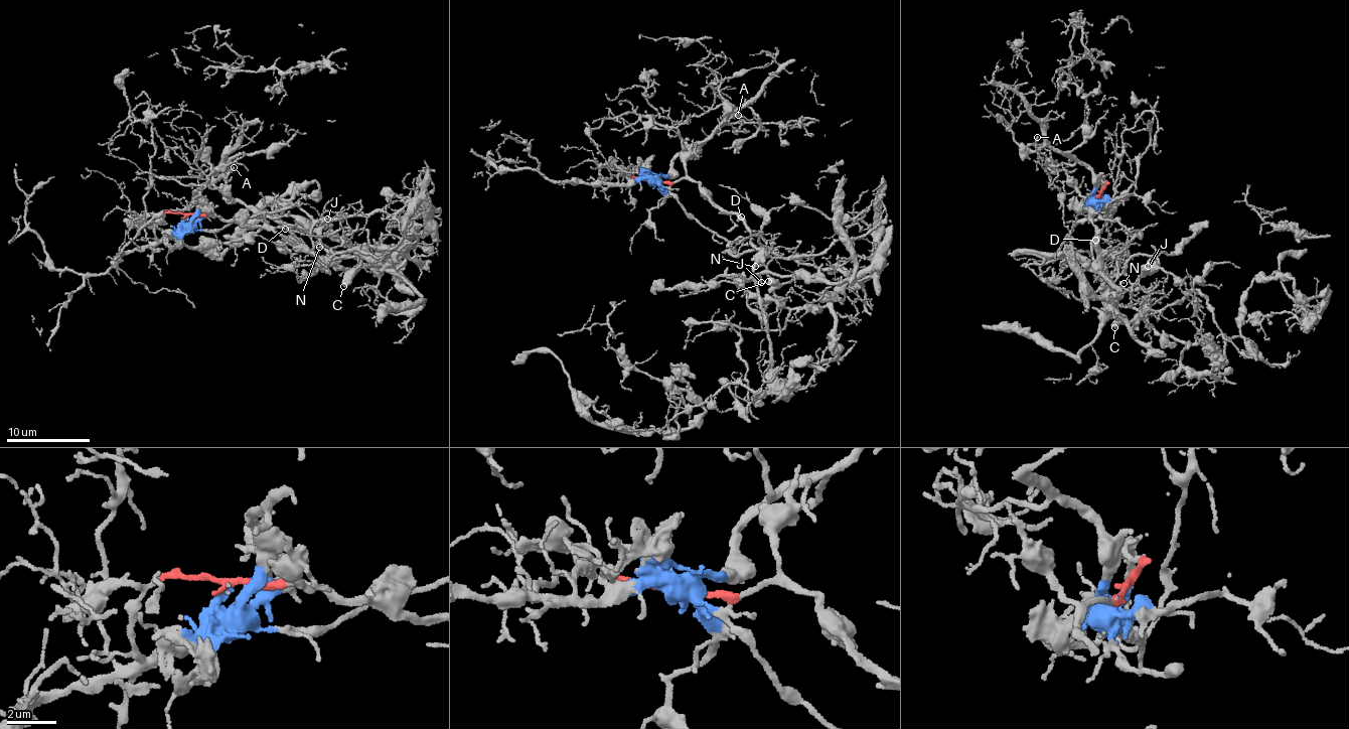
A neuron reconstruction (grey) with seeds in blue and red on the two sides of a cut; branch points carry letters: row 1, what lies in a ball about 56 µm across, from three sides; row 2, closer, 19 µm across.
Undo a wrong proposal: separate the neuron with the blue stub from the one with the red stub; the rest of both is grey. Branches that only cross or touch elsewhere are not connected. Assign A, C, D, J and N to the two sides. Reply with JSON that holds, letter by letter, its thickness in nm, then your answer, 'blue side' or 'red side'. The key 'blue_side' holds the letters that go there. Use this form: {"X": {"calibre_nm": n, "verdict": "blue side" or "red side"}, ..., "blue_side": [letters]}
{"A": {"calibre_nm": 130, "verdict": "blue side"}, "C": {"calibre_nm": 550, "verdict": "red side"}, "D": {"calibre_nm": 150, "verdict": "red side"}, "J": {"calibre_nm": 440, "verdict": "red side"}, "N": {"calibre_nm": 160, "verdict": "red side"}, "blue_side": ["A"]}

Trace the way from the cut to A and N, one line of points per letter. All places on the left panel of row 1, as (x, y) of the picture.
A: (184, 216), (189, 220), (195, 211), (194, 192), (218, 178), (228, 178), (235, 166)
N: (184, 216), (209, 215), (259, 227), (325, 258), (332, 255), (329, 247), (320, 247)

